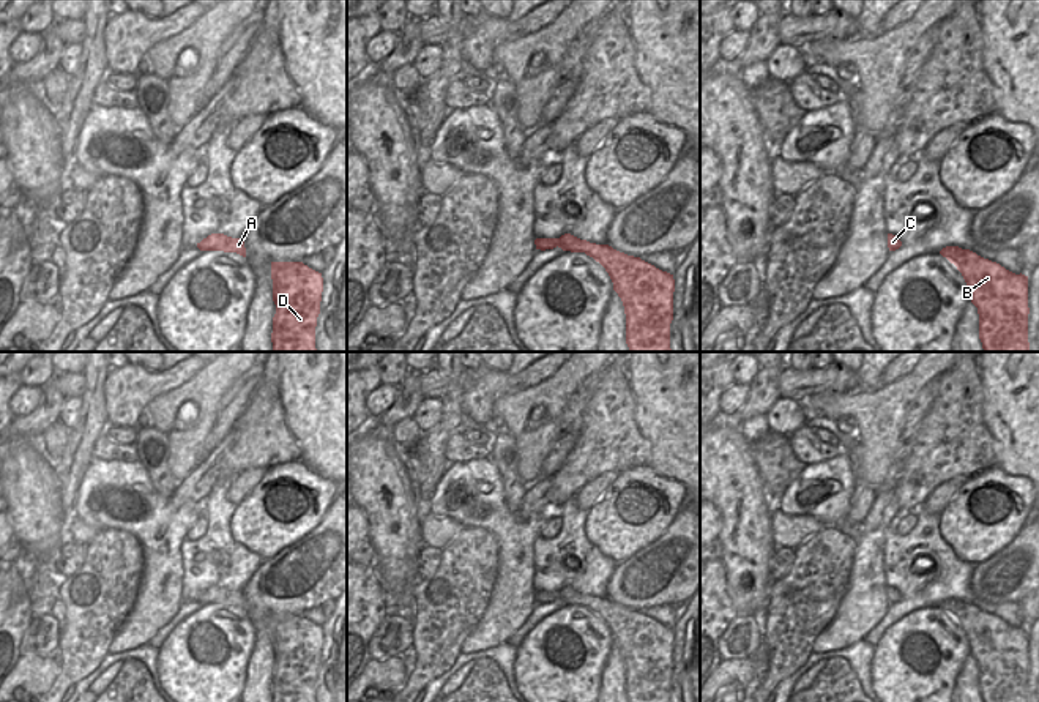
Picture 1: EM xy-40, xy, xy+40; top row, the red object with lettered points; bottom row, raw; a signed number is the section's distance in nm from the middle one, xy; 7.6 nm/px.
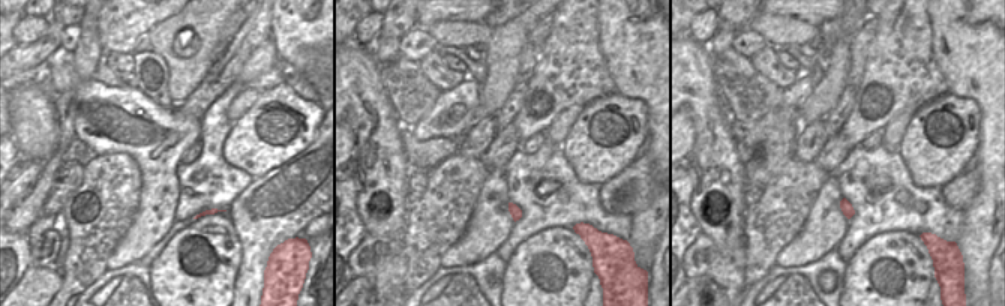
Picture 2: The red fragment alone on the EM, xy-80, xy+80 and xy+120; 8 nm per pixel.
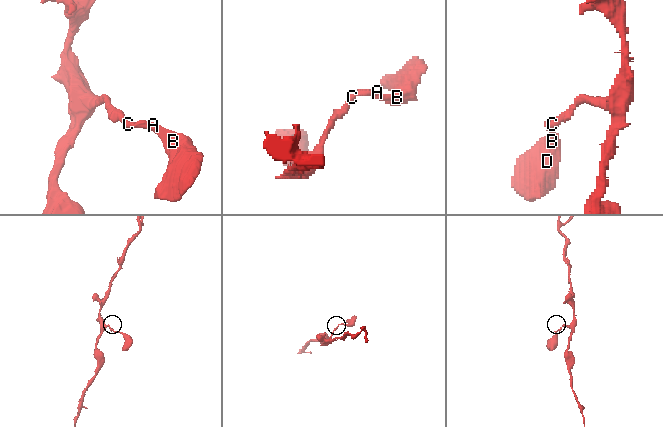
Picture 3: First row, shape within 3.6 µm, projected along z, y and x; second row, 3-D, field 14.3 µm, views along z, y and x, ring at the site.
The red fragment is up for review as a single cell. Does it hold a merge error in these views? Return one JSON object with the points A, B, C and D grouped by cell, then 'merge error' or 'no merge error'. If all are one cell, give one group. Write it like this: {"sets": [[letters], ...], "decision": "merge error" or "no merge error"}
{"sets": [["A", "B", "C", "D"]], "decision": "no merge error"}

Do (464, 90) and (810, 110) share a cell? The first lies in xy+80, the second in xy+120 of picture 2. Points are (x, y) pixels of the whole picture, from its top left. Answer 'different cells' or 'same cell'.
different cells

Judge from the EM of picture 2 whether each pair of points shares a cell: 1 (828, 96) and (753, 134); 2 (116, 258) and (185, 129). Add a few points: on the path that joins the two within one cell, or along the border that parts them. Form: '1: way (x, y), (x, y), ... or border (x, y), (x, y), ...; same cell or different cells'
1: border (815, 86), (803, 105), (798, 123); different cells
2: way (149, 227), (159, 207), (159, 159); same cell

